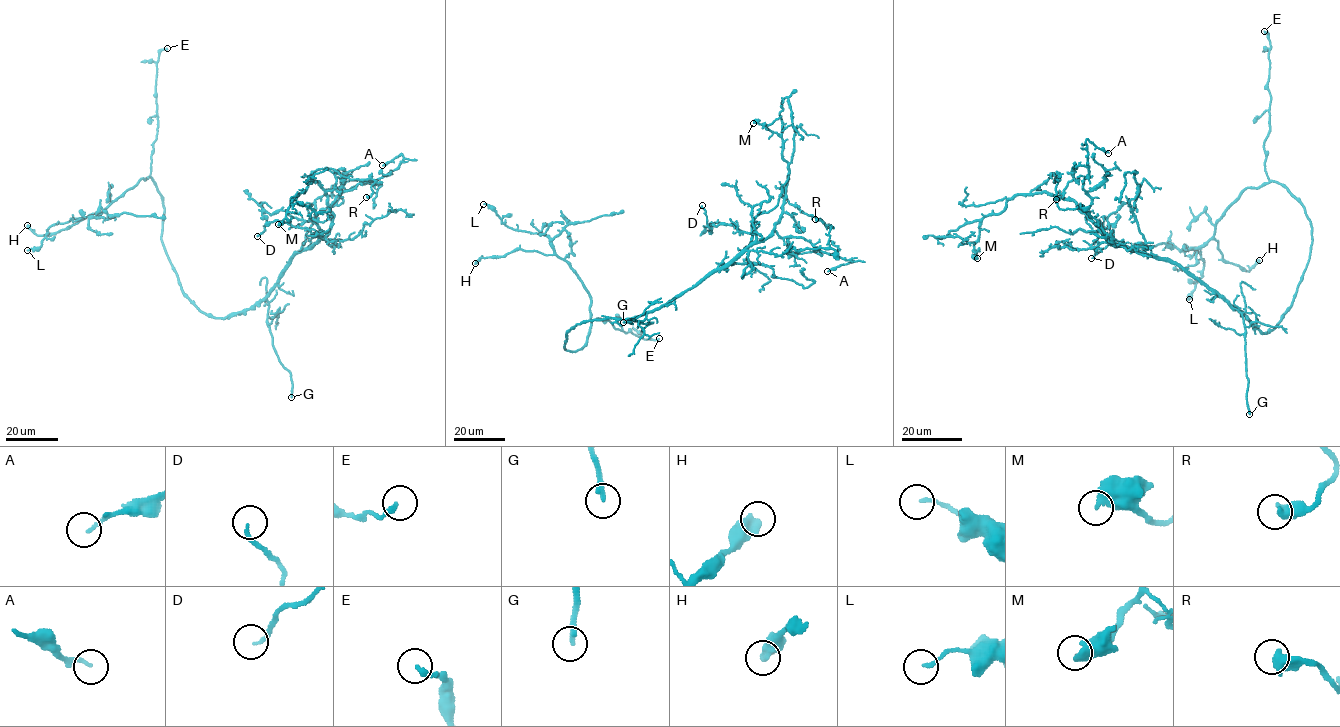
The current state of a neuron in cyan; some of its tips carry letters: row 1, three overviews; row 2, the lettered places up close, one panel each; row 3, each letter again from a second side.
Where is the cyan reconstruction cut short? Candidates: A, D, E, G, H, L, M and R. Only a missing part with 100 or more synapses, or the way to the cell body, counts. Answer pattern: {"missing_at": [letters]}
{"missing_at": ["G"]}

